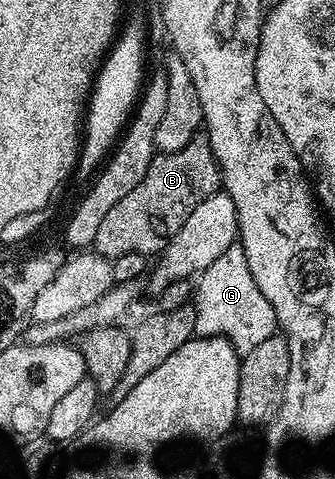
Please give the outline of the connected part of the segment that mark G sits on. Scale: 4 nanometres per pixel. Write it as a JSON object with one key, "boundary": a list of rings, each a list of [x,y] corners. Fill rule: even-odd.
{"boundary":[[[238,243],[231,245],[229,251],[223,252],[218,259],[213,259],[213,263],[209,263],[209,267],[198,274],[193,304],[196,334],[201,337],[226,337],[227,342],[241,355],[253,351],[253,347],[258,347],[264,339],[276,336],[273,307],[269,307],[269,299],[257,291],[257,283],[253,283],[253,275],[249,273],[249,263],[245,263],[245,251]]]}

